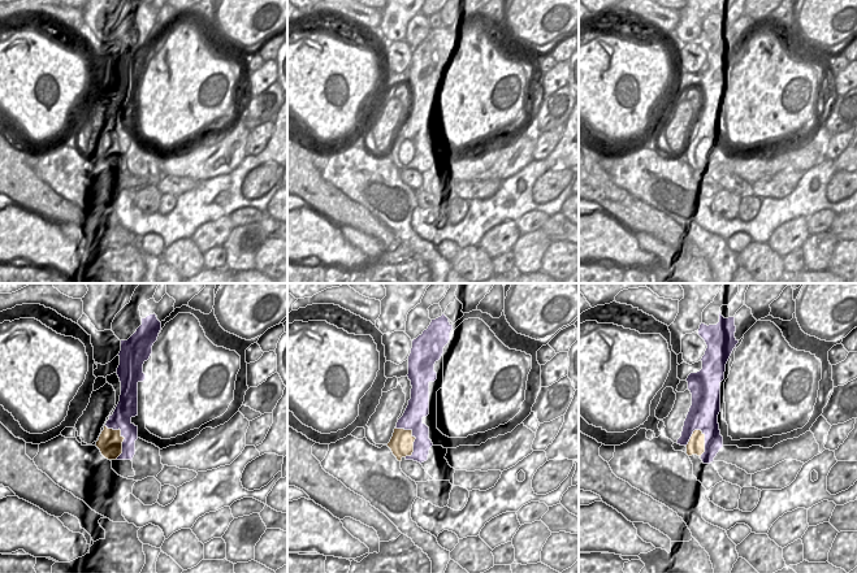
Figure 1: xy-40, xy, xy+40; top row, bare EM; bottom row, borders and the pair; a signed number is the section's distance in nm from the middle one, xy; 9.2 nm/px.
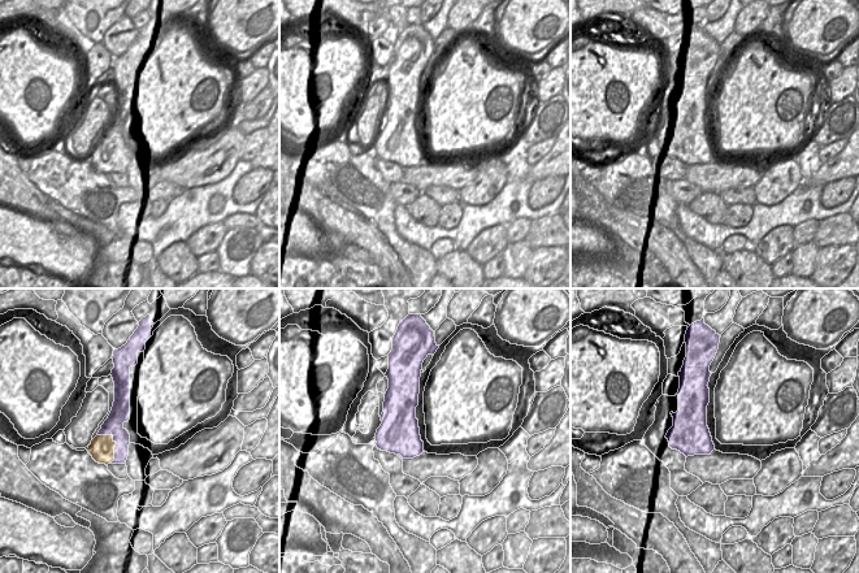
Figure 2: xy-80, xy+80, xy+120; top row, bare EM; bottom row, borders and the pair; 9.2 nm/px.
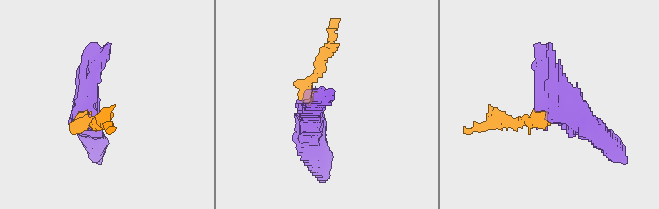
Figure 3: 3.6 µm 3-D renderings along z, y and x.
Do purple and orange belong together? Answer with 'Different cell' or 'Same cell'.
Different cell

